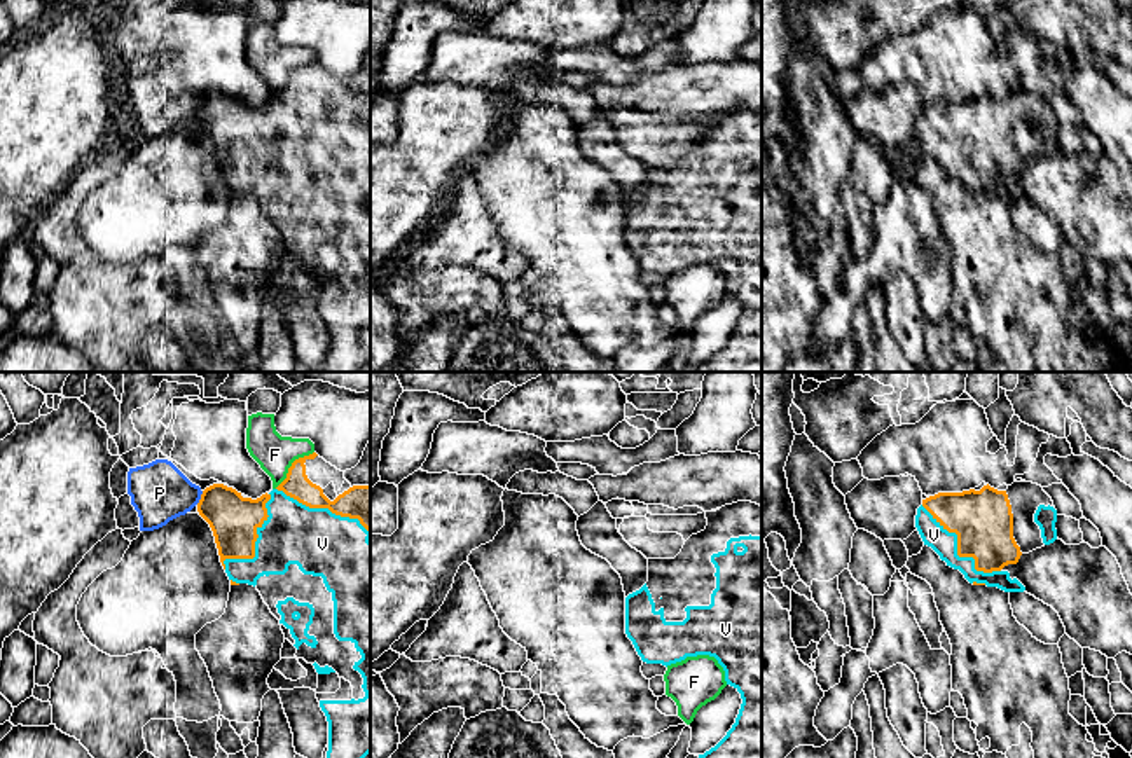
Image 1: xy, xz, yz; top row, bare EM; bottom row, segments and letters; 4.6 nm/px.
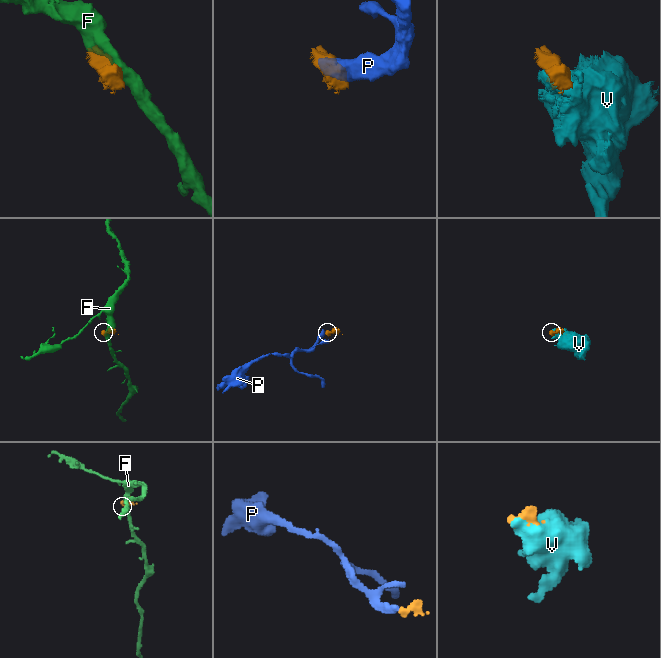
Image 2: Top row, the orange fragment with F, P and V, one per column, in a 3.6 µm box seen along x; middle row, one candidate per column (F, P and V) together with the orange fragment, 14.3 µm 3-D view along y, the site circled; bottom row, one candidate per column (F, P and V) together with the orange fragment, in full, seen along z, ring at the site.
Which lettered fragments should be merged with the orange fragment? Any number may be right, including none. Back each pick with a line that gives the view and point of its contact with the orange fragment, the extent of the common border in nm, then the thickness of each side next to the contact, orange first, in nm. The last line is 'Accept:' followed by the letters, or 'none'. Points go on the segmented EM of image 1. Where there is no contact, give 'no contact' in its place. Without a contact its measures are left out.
V: yz (958, 552) | 480 nm | 280/120 nm
Accept: V

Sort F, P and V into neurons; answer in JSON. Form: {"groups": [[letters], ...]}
{"groups": [["F"], ["P"], ["V"]]}

